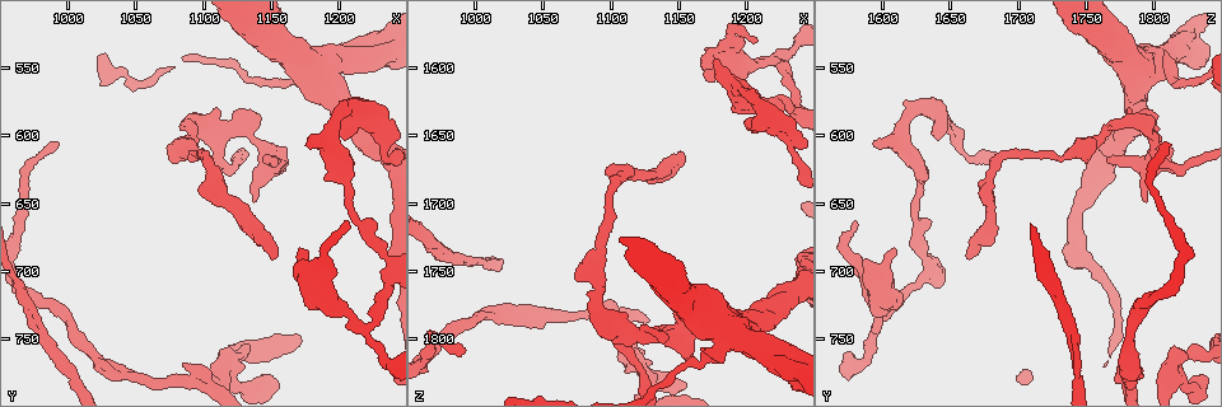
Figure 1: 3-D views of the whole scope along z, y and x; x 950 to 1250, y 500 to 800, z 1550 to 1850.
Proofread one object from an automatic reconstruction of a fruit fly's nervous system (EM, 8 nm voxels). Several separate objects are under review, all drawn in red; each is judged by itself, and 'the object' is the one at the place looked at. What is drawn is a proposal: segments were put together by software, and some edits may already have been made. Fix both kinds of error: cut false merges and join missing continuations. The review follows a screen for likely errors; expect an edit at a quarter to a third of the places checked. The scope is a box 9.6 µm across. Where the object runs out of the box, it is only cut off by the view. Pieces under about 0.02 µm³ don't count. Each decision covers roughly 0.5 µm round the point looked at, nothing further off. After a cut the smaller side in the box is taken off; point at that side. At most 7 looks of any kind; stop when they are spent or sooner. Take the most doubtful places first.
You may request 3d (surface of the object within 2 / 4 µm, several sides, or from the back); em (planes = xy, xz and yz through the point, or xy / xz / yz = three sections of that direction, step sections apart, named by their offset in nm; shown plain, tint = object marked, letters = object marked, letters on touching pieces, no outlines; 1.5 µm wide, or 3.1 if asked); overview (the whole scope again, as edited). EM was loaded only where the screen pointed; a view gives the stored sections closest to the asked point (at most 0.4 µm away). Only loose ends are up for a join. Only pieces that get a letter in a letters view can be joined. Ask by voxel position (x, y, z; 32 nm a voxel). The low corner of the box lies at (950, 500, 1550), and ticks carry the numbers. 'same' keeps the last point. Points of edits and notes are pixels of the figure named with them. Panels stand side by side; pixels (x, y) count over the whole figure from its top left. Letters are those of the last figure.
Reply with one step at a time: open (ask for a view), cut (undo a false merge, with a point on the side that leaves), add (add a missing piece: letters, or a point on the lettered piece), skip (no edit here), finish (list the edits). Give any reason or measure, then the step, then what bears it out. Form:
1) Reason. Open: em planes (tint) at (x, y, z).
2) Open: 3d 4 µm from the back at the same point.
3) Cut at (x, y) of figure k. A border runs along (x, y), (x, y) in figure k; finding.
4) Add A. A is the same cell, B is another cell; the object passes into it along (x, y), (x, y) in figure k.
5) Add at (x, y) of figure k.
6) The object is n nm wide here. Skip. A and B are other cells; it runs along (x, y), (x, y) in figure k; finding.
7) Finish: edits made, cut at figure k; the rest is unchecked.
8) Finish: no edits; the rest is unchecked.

Calibre changes. Open: em planes (tint) at (1216, 740, 1594).

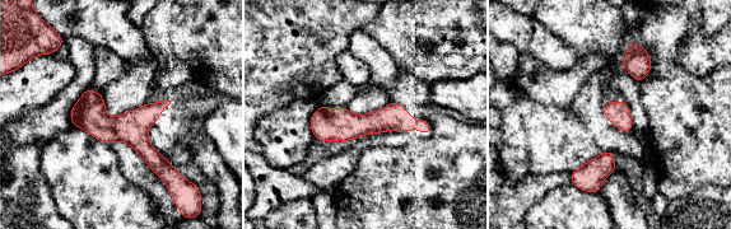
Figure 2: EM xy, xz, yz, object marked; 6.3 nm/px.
What lies round it. Open: em planes (letters) at the same point.

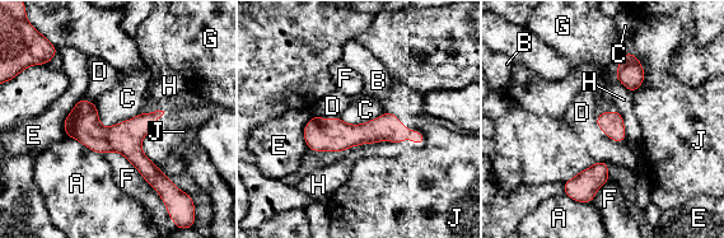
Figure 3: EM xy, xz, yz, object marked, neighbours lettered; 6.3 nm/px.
The object is 190 nm wide here. Skip. A, B, C, D, E, F, G, H and J are other cells; it runs along (307, 129), (406, 132), (421, 140) in figure 3; one neuron here.

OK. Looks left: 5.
Branch stops here. Open: em xz step 4 (letters) at (994, 608, 1812).

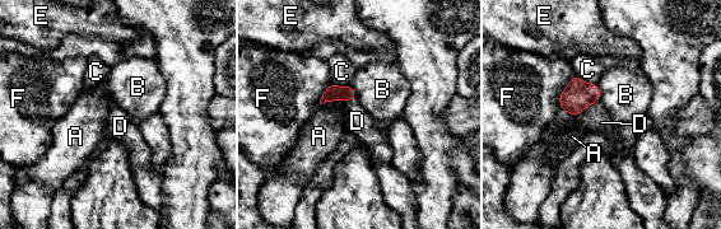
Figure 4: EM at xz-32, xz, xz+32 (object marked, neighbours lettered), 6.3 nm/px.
The longest contact is with F, 260 nm. Add D. D is the same cell, A, B, C, E and F are other cells; it goes on there.

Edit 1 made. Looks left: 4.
Open: em xy step 8 (letters) at (1084, 768, 1774).

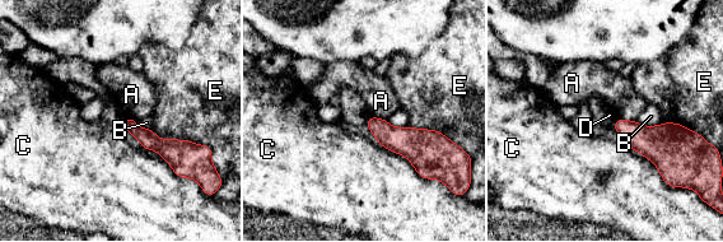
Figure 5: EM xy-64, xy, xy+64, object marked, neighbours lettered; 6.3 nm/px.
Open: em planes (letters) at the same point.

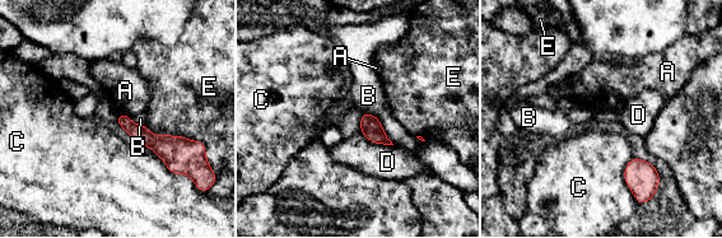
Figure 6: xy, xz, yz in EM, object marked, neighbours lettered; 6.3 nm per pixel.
Skip. A, B, C, D and E are other cells; a border runs along (362, 112), (373, 115), (394, 144) in figure 6; no lettered piece goes on from it.

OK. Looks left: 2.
Finish: edits made, add at figure 4; the rest is unchecked.

